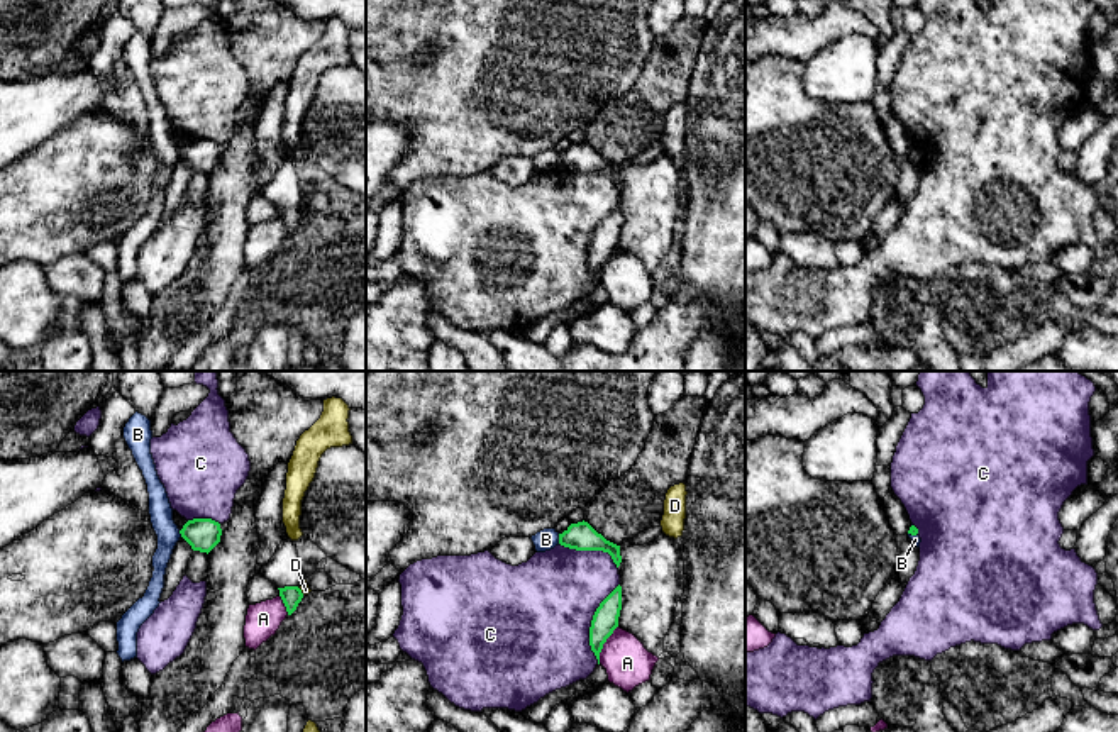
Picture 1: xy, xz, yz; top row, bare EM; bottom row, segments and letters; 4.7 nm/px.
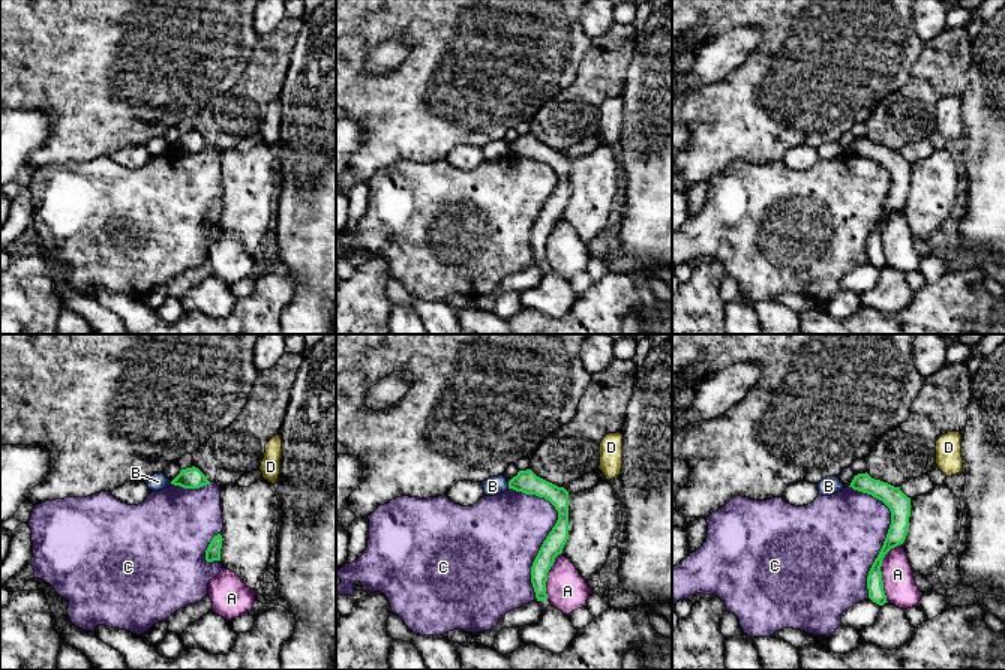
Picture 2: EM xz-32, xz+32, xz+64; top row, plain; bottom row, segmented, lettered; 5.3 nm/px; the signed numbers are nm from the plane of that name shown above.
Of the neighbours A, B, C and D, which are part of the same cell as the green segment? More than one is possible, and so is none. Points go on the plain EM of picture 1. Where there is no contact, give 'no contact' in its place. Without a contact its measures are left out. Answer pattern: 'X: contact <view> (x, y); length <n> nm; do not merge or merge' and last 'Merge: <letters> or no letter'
A: contact xz (603, 263); length 200 nm; do not merge
B: contact xz (559, 160); length 50 nm; do not merge
C: contact xz (592, 244); length 400 nm; do not merge
D: contact xy (300, 212); length 40 nm; do not merge
Merge: no letter

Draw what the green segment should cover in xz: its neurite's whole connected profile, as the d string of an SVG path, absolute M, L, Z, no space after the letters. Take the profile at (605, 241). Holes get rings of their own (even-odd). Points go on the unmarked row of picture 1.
M618 205L596 229L589 247L589 266L600 285L600 273L606 259L618 247L622 230L622 207Z

